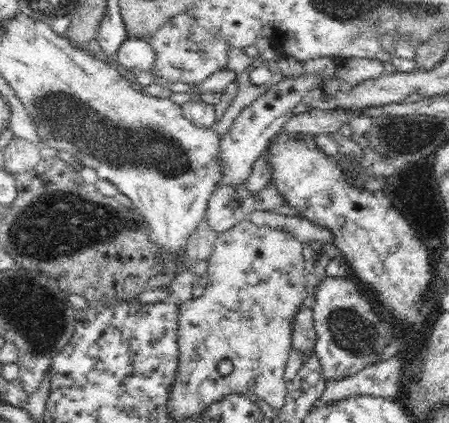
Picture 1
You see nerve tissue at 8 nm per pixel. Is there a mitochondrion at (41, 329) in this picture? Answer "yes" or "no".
yes

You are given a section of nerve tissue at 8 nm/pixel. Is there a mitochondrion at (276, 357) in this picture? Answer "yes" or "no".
no

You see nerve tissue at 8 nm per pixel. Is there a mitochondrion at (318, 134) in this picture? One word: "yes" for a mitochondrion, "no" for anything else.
no

